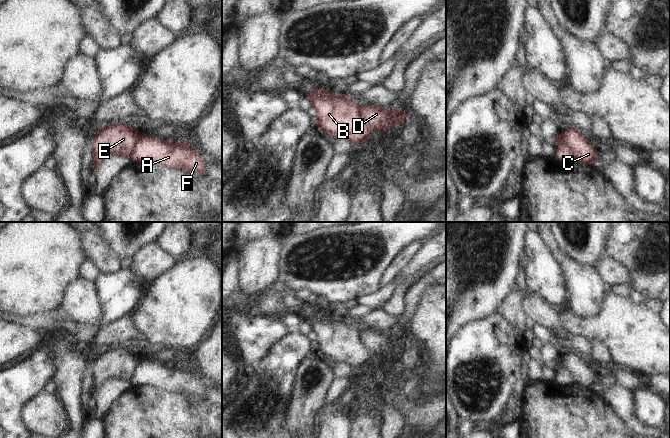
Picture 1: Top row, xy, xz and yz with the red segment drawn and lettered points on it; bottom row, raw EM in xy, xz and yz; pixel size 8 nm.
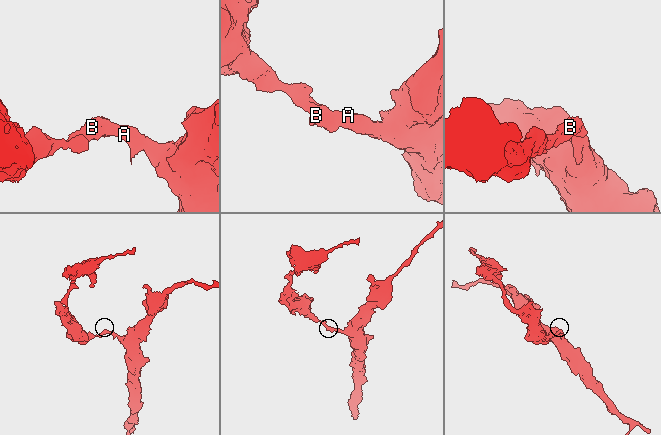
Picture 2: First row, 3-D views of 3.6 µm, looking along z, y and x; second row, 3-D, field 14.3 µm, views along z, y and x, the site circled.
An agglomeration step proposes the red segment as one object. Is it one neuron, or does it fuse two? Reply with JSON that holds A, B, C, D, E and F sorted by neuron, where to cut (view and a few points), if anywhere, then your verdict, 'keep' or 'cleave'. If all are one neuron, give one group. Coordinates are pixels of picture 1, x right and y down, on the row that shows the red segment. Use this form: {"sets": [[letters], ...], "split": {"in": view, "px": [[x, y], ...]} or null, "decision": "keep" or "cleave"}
{"sets": [["A", "D", "F"], ["B", "C", "E"]], "split": {"in": "yz", "px": [[555, 142], [565, 142], [571, 148], [574, 159]]}, "decision": "cleave"}

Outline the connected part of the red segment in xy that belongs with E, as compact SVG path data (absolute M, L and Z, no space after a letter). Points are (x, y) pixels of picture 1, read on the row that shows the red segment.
M123 124L103 125L92 139L92 167L98 167L108 156L130 157L141 135L138 128Z

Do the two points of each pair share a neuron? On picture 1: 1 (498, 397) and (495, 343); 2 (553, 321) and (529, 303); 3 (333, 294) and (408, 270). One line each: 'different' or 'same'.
1: same
2: same
3: different

